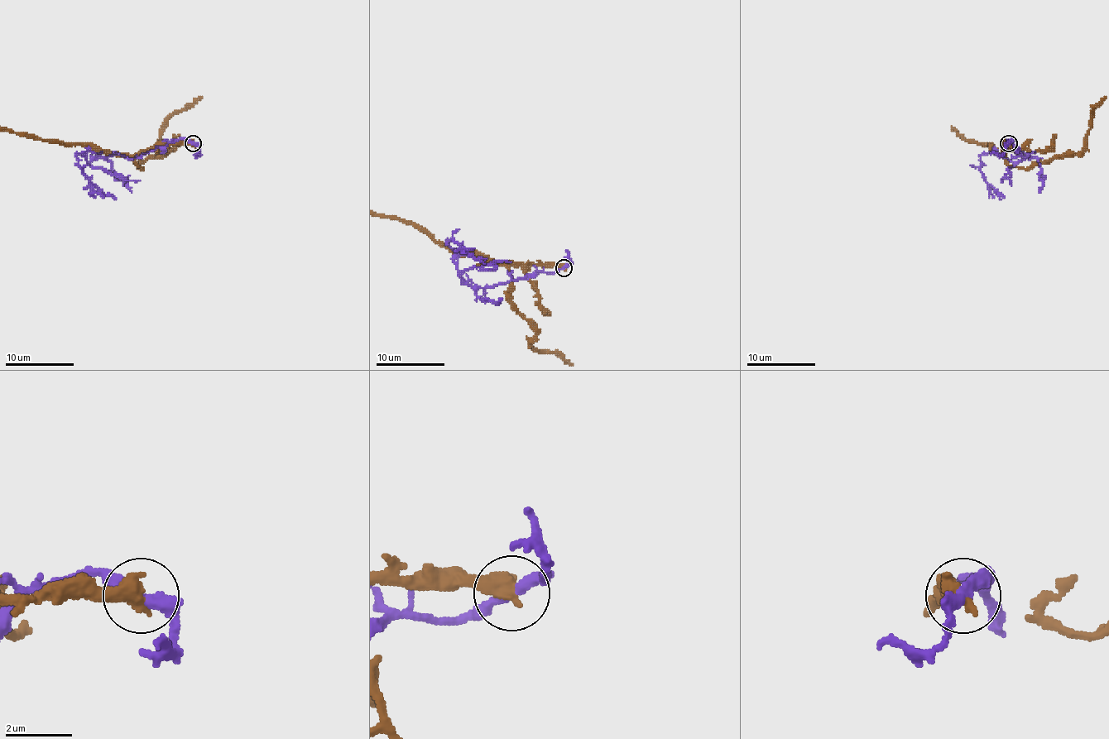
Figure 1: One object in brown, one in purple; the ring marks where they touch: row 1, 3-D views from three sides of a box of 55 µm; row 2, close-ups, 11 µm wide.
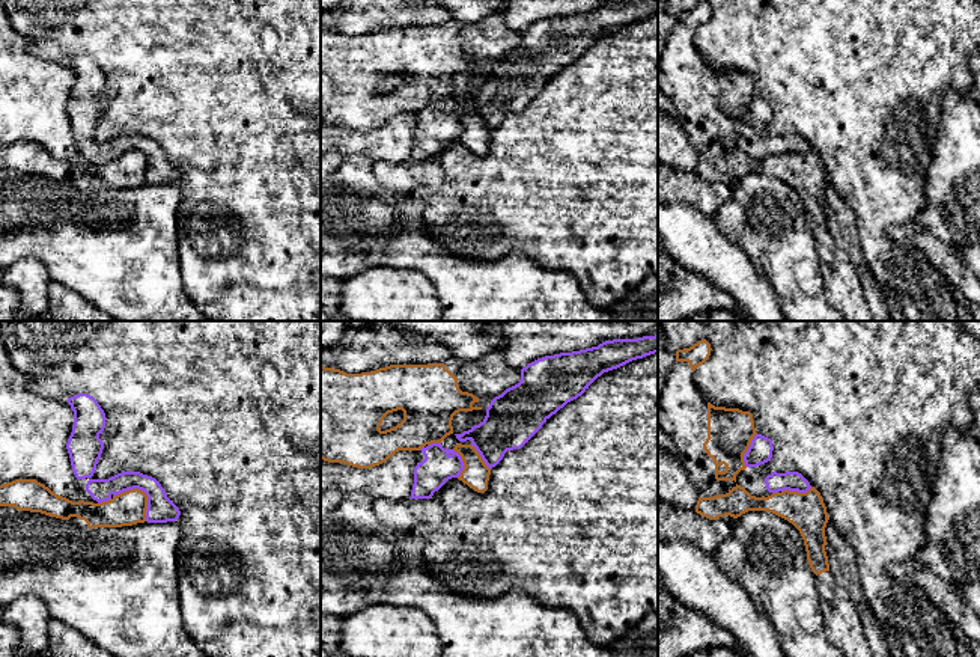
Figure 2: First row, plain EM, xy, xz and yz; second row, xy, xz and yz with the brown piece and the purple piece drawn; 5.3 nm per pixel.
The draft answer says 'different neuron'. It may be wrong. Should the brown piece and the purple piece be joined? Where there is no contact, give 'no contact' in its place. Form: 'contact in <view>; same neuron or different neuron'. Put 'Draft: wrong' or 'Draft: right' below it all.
contact in xy; different neuron
Draft: right

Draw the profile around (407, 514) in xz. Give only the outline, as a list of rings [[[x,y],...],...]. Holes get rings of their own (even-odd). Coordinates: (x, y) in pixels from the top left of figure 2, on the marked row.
[[[375,499],[373,512],[388,527],[411,530],[418,524],[440,524],[444,520],[443,505],[435,499],[406,499],[400,502]]]

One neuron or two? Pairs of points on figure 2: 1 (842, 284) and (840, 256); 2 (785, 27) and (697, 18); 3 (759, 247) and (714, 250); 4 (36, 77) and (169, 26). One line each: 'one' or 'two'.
1: one
2: two
3: two
4: two

